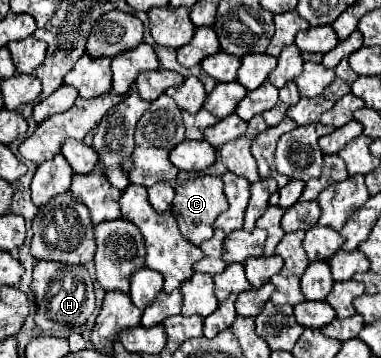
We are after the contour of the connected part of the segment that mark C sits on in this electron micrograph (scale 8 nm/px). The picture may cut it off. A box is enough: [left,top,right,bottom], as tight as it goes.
[173,176,227,246]

